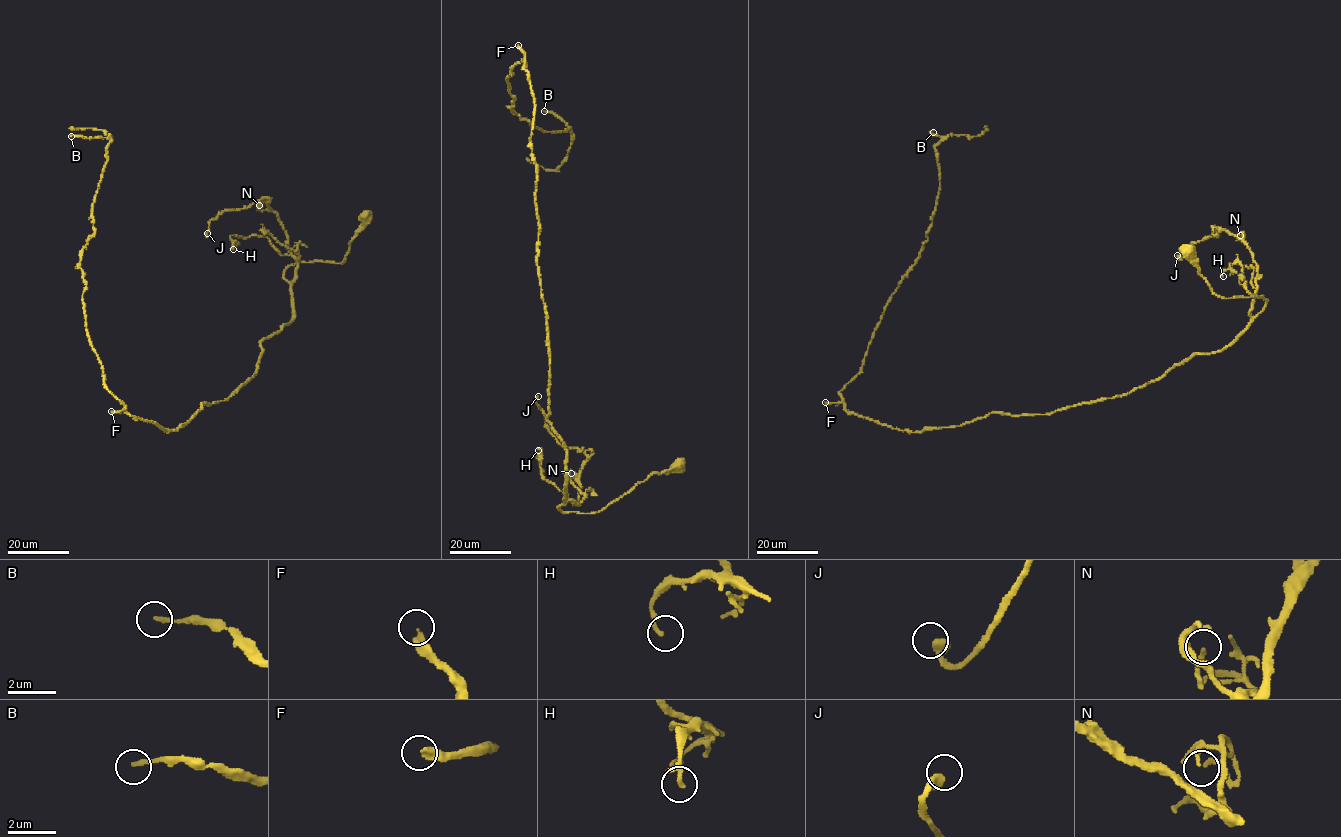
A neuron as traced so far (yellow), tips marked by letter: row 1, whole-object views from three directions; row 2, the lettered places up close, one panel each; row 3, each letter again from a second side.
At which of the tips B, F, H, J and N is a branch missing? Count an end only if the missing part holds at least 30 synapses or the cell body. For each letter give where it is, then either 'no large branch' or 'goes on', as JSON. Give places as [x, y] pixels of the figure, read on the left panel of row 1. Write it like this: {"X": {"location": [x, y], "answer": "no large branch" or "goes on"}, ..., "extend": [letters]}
{"B": {"location": [71, 136], "answer": "no large branch"}, "F": {"location": [111, 411], "answer": "goes on"}, "H": {"location": [233, 249], "answer": "no large branch"}, "J": {"location": [207, 233], "answer": "no large branch"}, "N": {"location": [259, 205], "answer": "no large branch"}, "extend": ["F"]}

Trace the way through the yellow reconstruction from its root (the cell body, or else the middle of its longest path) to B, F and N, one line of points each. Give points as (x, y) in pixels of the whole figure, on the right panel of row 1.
B: (1187, 252), (1266, 302), (1221, 350), (1050, 413), (847, 412), (927, 239), (933, 132)
F: (1187, 252), (1219, 296), (1263, 296), (1265, 308), (1223, 349), (1192, 354), (1129, 393), (919, 432), (825, 402)
N: (1187, 252), (1219, 296), (1263, 296), (1265, 308), (1253, 317), (1249, 310), (1257, 265), (1244, 233), (1240, 235)

